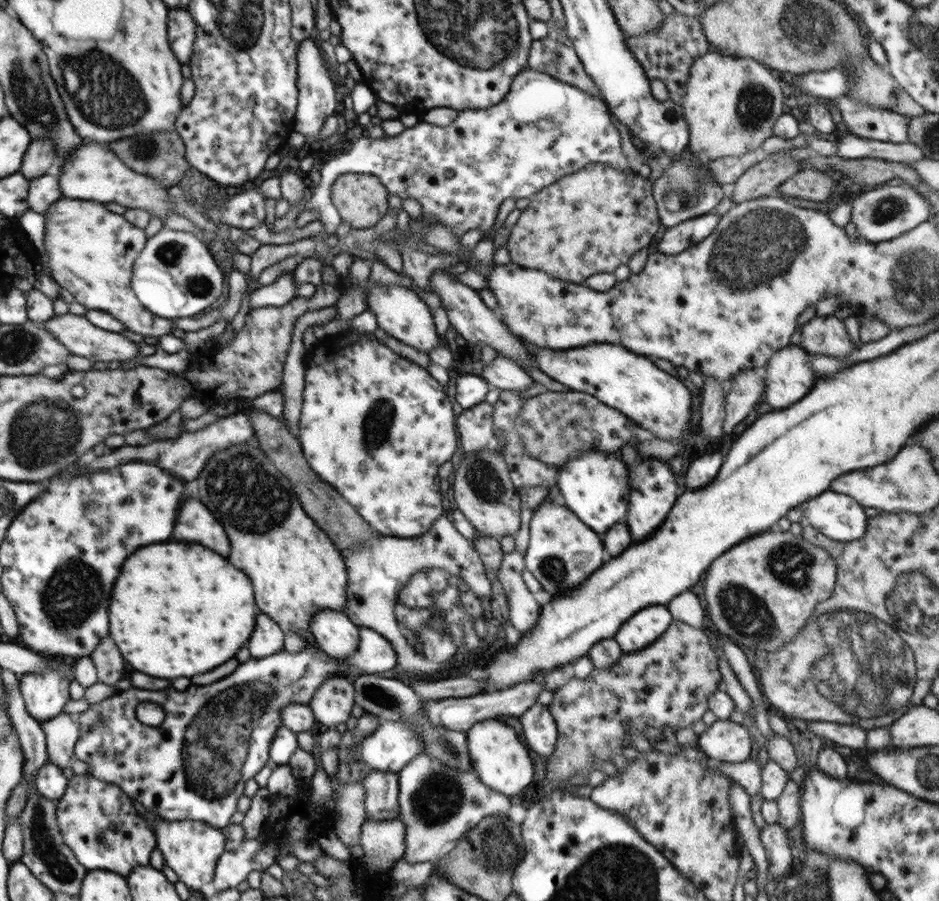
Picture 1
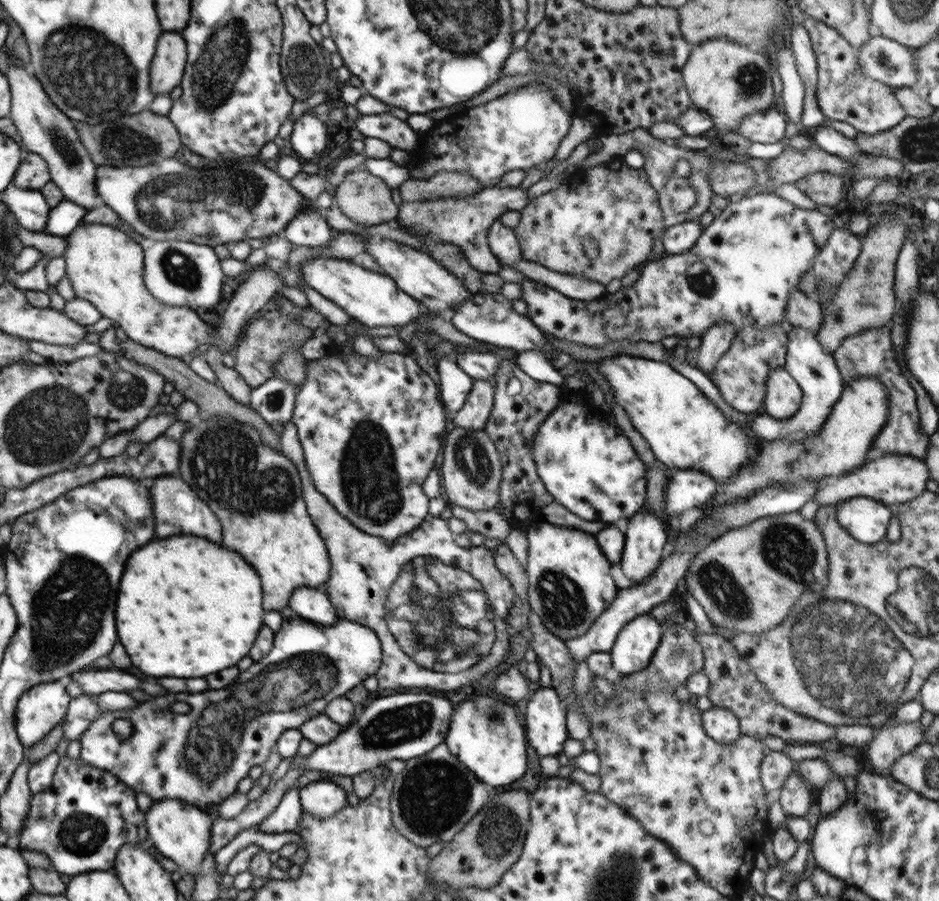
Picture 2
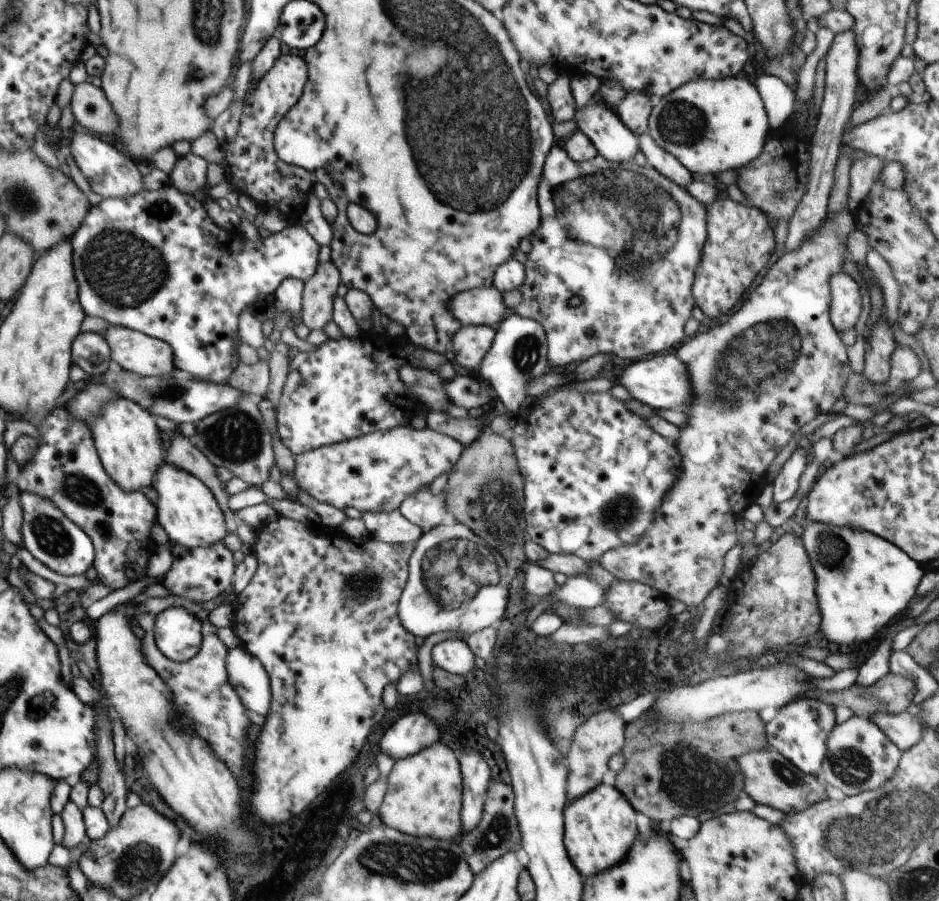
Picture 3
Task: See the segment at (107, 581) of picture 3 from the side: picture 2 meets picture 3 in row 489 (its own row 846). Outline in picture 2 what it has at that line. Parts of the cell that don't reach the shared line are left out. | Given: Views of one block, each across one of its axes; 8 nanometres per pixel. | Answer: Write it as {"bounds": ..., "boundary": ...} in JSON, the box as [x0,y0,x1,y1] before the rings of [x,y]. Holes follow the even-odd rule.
{"bounds":[16,754,149,878],"boundary":[[[66,754],[59,757],[55,780],[48,790],[32,794],[30,811],[16,843],[22,850],[36,850],[45,854],[56,871],[70,878],[95,870],[113,872],[120,848],[128,843],[148,844],[149,834],[146,824],[147,815],[136,803],[134,788],[129,787],[117,775],[88,765],[81,757],[72,758]]]}

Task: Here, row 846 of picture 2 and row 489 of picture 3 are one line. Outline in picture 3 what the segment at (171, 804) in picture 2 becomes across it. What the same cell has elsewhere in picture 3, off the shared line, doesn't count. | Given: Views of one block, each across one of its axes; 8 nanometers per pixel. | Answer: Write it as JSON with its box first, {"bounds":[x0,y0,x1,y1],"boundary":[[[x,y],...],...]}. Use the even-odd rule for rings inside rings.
{"bounds":[150,465,224,549],"boundary":[[[164,465],[158,470],[157,479],[150,489],[158,495],[158,523],[162,525],[172,544],[196,549],[224,541],[224,514],[210,488],[195,475],[188,474],[174,465]]]}

